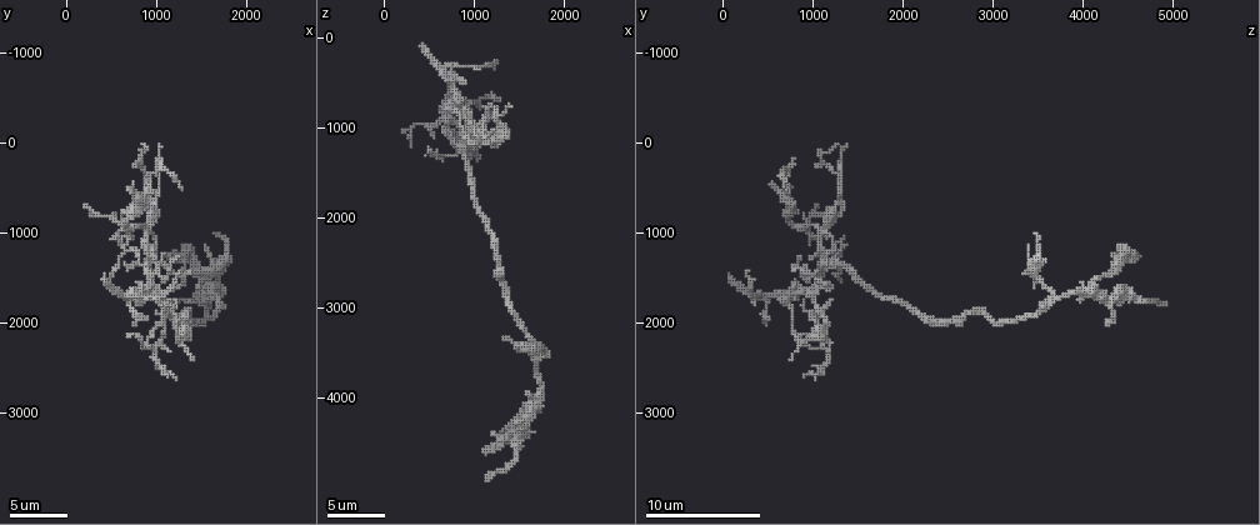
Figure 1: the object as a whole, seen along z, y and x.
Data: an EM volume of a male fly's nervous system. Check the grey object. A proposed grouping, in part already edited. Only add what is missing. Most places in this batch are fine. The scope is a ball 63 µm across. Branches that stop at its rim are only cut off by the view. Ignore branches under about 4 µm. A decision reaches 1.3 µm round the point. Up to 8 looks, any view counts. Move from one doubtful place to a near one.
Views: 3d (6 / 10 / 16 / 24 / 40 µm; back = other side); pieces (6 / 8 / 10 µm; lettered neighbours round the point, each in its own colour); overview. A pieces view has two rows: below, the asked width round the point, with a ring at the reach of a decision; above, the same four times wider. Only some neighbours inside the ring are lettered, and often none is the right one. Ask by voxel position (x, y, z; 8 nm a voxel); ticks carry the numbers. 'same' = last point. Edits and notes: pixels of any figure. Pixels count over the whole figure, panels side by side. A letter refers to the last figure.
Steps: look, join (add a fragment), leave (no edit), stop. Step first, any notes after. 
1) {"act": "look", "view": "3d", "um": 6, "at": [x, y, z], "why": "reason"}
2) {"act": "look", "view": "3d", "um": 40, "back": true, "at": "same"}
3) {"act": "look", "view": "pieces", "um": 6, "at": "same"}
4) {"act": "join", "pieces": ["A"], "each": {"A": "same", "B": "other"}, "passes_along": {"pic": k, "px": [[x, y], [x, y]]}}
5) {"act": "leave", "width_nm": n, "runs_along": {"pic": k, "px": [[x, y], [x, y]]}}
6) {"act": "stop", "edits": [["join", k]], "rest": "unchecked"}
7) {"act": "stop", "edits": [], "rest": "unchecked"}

{"act": "look", "view": "pieces", "um": 6, "at": [1200, 1300, 850]}

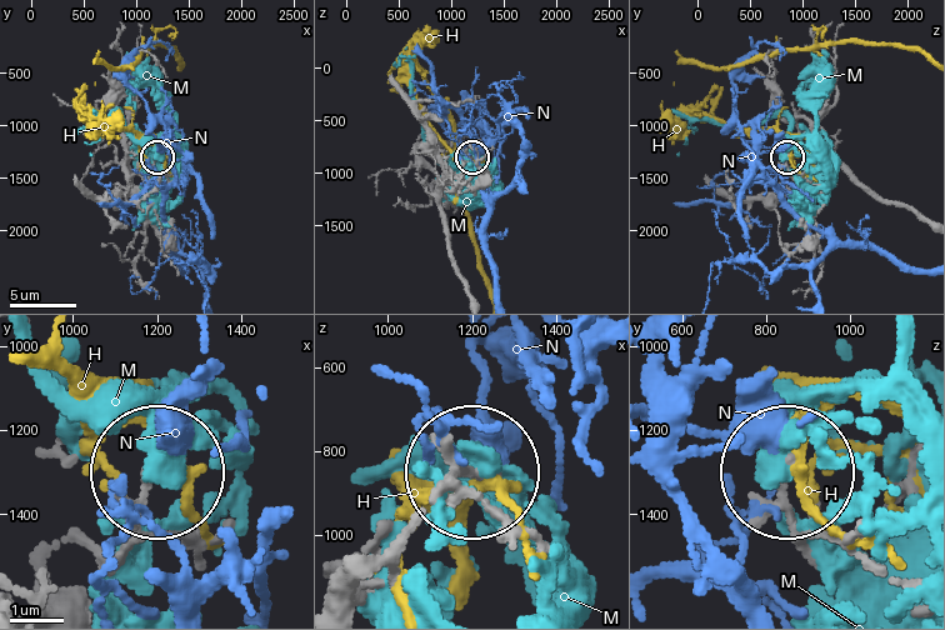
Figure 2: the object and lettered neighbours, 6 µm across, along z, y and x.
{"act": "leave", "width_nm": 160, "each": {"H": "other", "M": "other", "N": "other"}, "found": "no lettered fragment goes on from it"}

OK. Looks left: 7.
{"act": "look", "view": "pieces", "um": 8, "at": [600, 1050, 1300], "why": "thin end"}

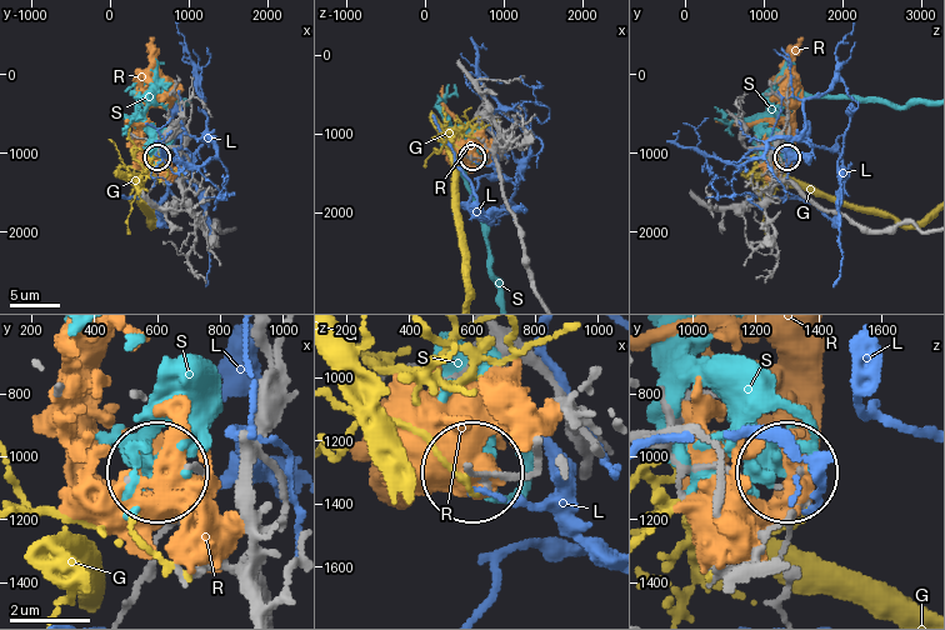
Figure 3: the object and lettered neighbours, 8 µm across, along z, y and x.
{"act": "leave", "width_nm": 170, "each": {"G": "other", "L": "other", "R": "other", "S": "other"}, "found": "none of them fits"}

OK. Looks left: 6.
{"act": "look", "view": "3d", "um": 10, "at": [750, 500, 550], "why": "branch stops here"}

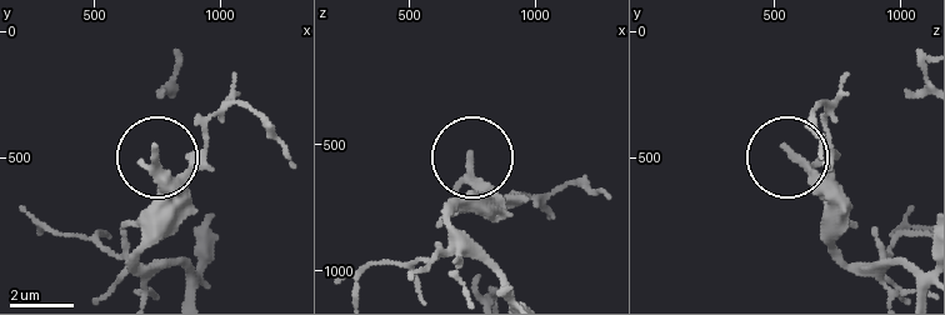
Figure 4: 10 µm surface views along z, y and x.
{"act": "look", "view": "pieces", "um": 10, "at": [750, 470, 550]}

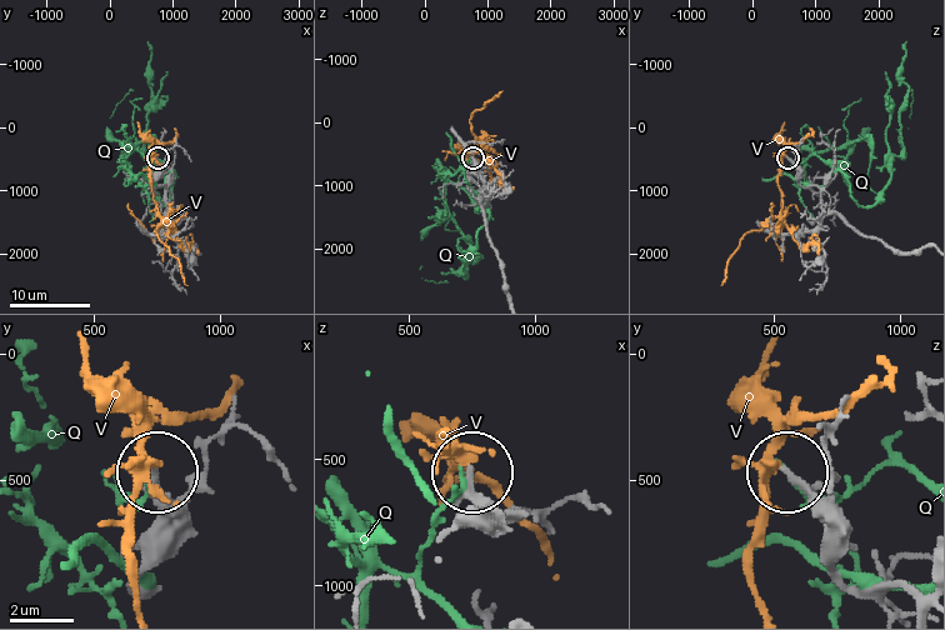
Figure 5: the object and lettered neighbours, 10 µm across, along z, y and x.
{"act": "leave", "width_nm": 210, "each": {"Q": "other", "V": "other"}, "found": "none of them fits"}

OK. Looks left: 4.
{"act": "look", "view": "3d", "um": 10, "at": [1650, 1050, 3500], "why": "tapers out"}

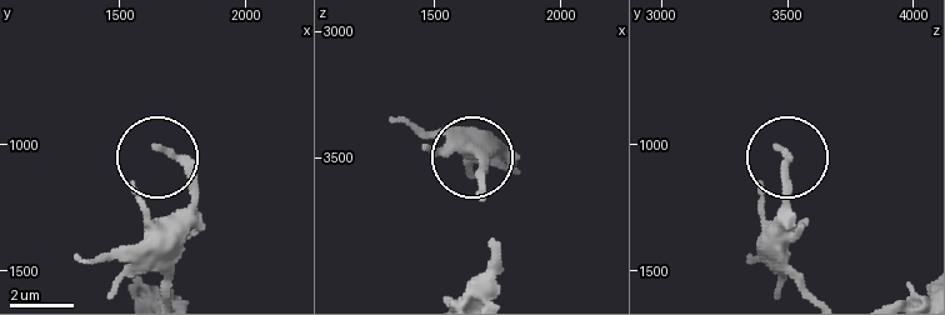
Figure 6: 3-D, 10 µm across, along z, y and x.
{"act": "look", "view": "pieces", "um": 8, "at": [1670, 1010, 3480]}

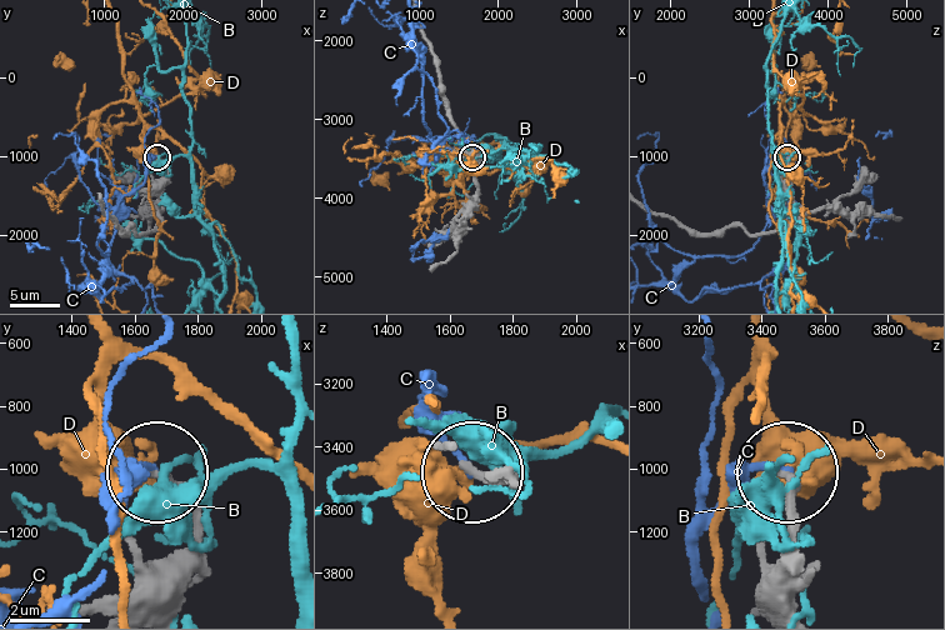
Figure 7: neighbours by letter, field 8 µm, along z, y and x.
{"act": "leave", "each": {"B": "other", "C": "other", "D": "other"}, "found": "none of them fits"}

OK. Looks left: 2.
{"act": "stop", "edits": [], "rest": "unchecked"}

